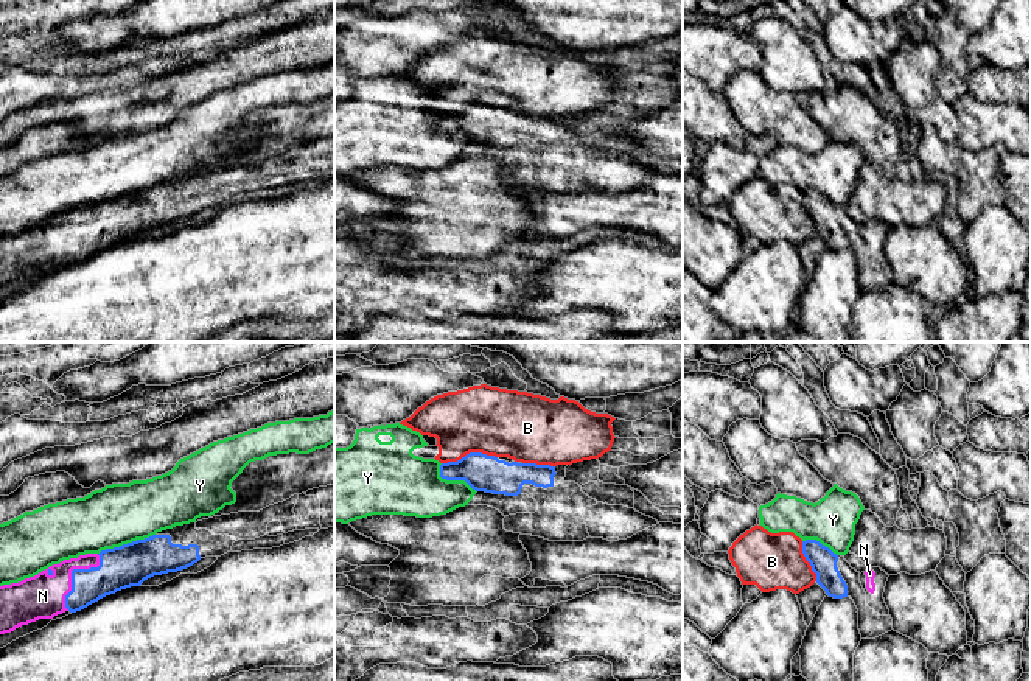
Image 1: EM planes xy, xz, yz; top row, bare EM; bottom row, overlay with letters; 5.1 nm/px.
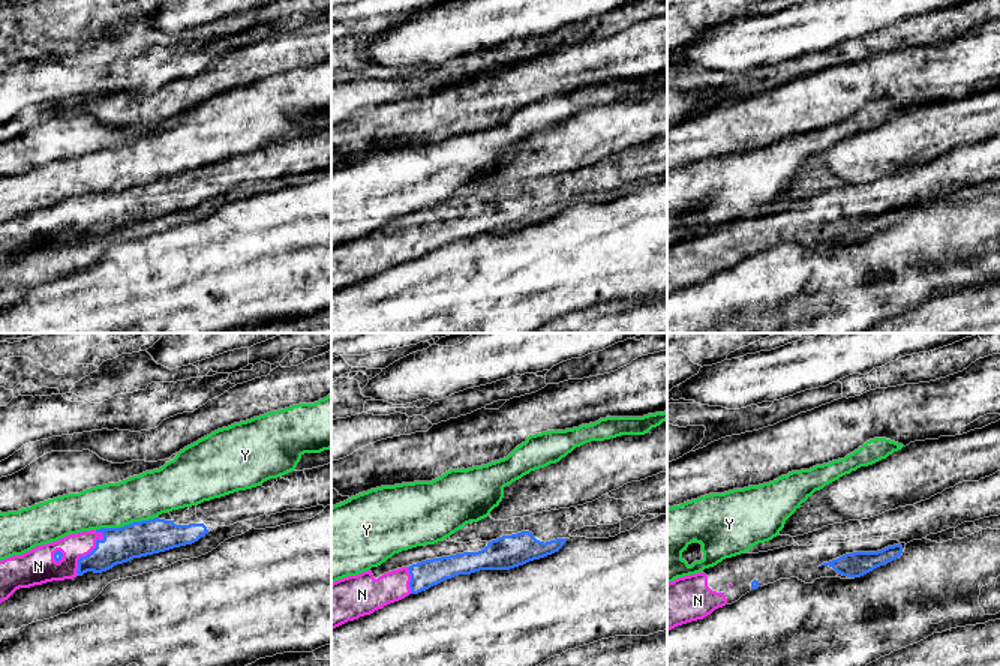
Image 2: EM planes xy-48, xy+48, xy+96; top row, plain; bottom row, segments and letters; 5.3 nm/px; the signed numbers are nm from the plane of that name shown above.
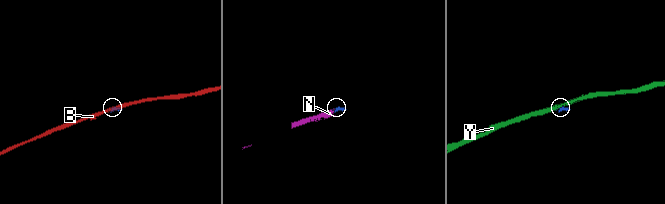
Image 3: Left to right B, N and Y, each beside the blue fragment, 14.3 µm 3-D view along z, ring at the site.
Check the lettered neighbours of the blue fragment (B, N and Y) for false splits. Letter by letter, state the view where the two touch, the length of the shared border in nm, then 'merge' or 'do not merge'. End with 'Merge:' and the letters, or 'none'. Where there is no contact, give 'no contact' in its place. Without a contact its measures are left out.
B: meets blue in xz; contact 300 nm long; do not merge
N: meets blue in xy; contact 340 nm long; merge
Y: meets blue in xy; contact 320 nm long; do not merge
Merge: N

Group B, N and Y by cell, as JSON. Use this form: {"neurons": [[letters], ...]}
{"neurons": [["B"], ["N"], ["Y"]]}

